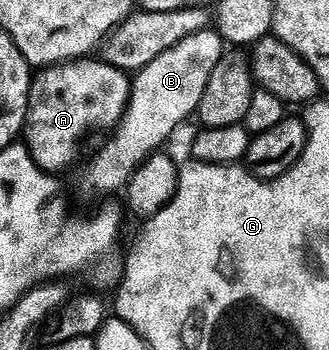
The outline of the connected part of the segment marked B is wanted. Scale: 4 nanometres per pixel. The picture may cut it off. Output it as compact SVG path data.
M216 28L201 29L183 39L132 78L133 94L129 96L129 110L112 134L113 139L101 149L101 154L89 165L85 185L97 193L117 193L126 188L133 173L150 156L166 148L165 140L198 112L208 80L215 67L225 57L227 44Z

